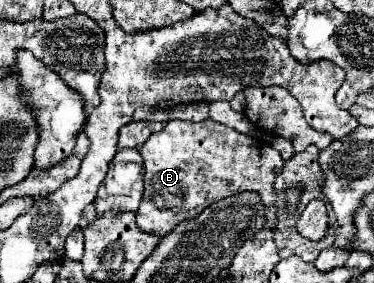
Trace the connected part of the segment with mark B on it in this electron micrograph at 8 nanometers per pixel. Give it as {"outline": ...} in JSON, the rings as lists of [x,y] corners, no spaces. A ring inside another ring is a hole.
{"outline":[[[213,119],[201,123],[169,121],[139,151],[145,159],[145,195],[137,211],[137,225],[147,233],[165,237],[179,223],[197,217],[211,203],[243,191],[261,195],[261,203],[267,207],[267,221],[273,221],[277,215],[273,181],[281,173],[283,159],[275,149],[249,135],[237,133]]]}

